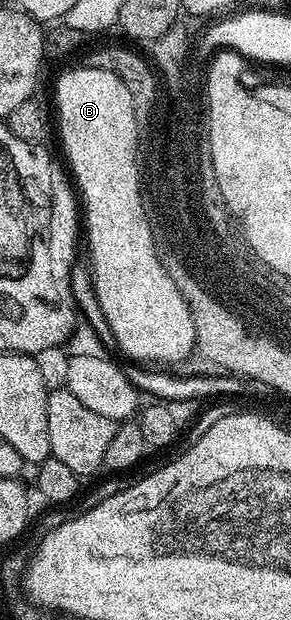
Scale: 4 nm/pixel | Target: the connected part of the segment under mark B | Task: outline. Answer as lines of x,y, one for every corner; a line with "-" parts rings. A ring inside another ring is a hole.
74,68
71,72
66,72
58,80
58,108
56,104
56,128
62,132
62,148
66,151
66,156
70,159
69,171
74,171
73,179
76,181
77,191
80,193
81,203
84,205
84,228
106,228
106,246
88,246
88,263
94,273
94,289
96,298
104,310
106,328
114,335
114,340
131,356
134,360
145,360
150,364
154,362
176,362
178,356
183,356
186,348
190,348
192,333
190,332
190,319
193,317
186,314
186,308
182,308
182,300
178,300
178,292
174,292
174,284
162,276
162,268
158,268
158,260
154,260
154,252
150,252
150,236
146,236
146,220
142,220
142,212
138,212
138,188
134,181
134,107
132,106
132,94
128,94
128,86
116,78
108,70
91,68

